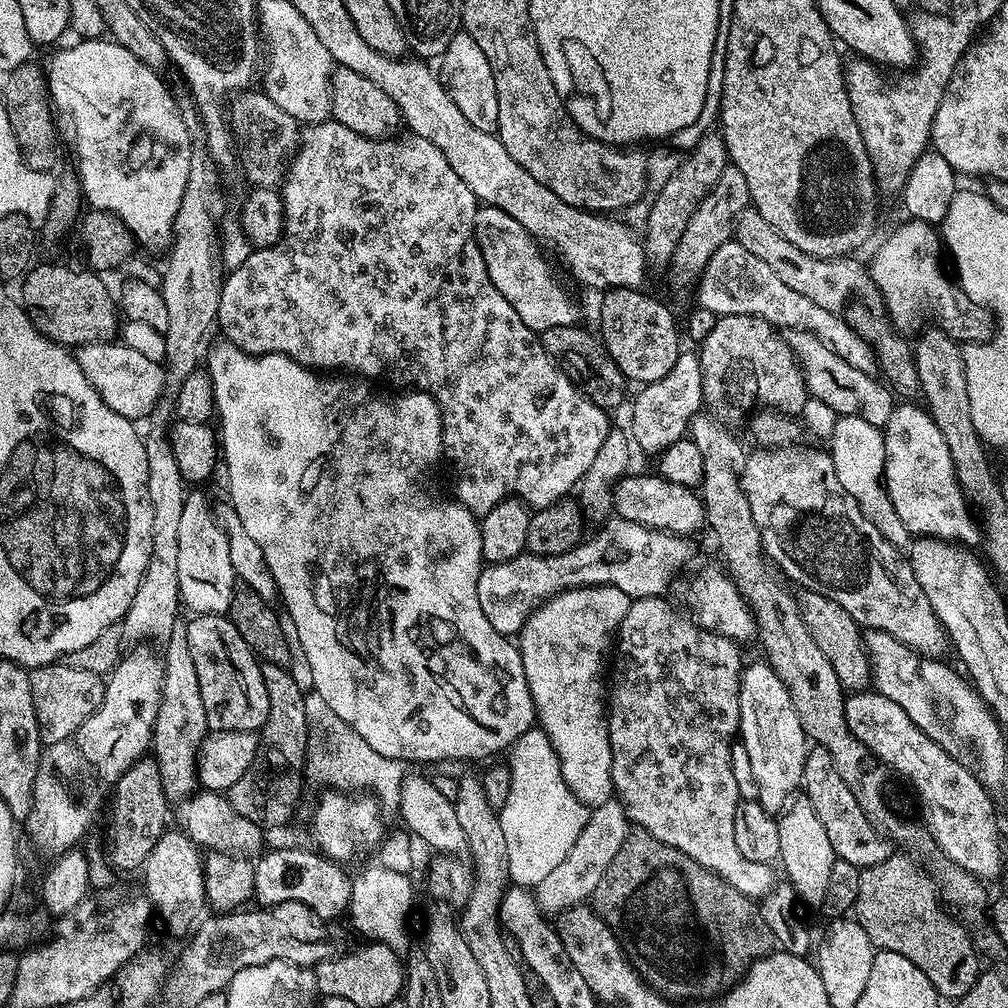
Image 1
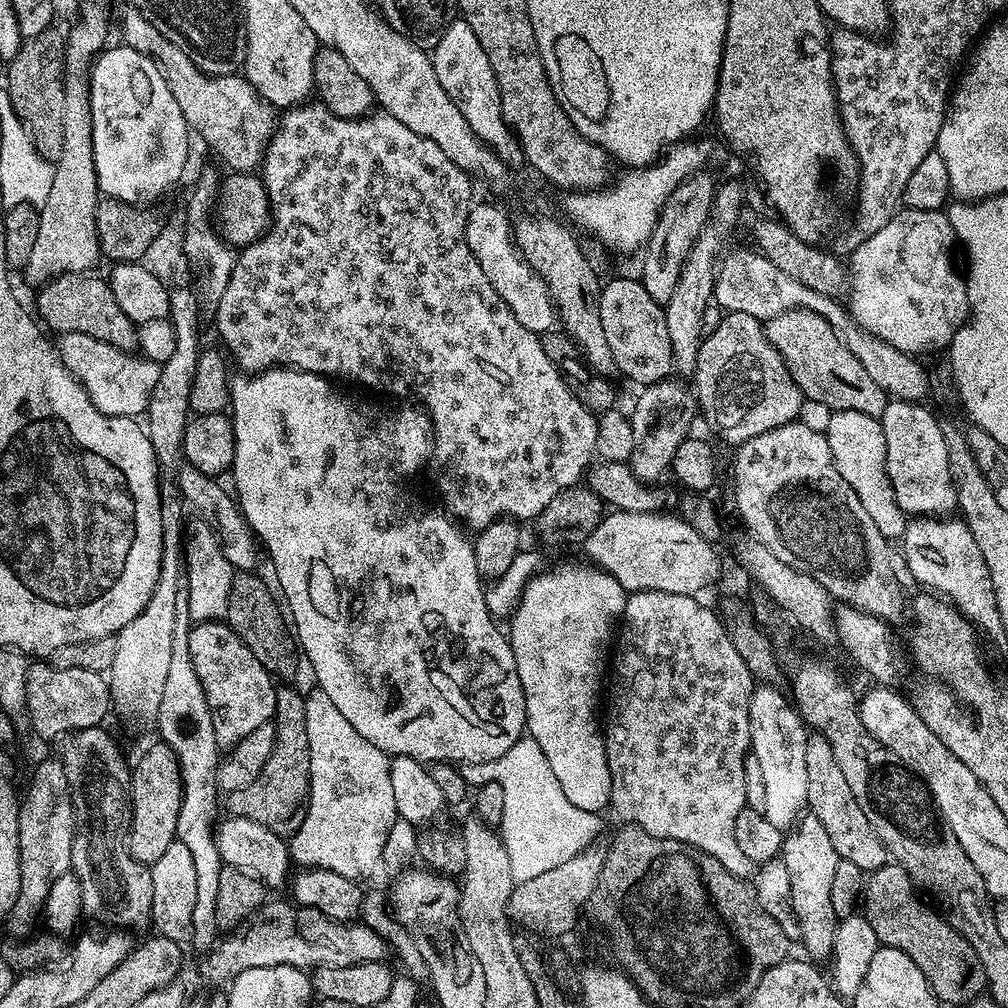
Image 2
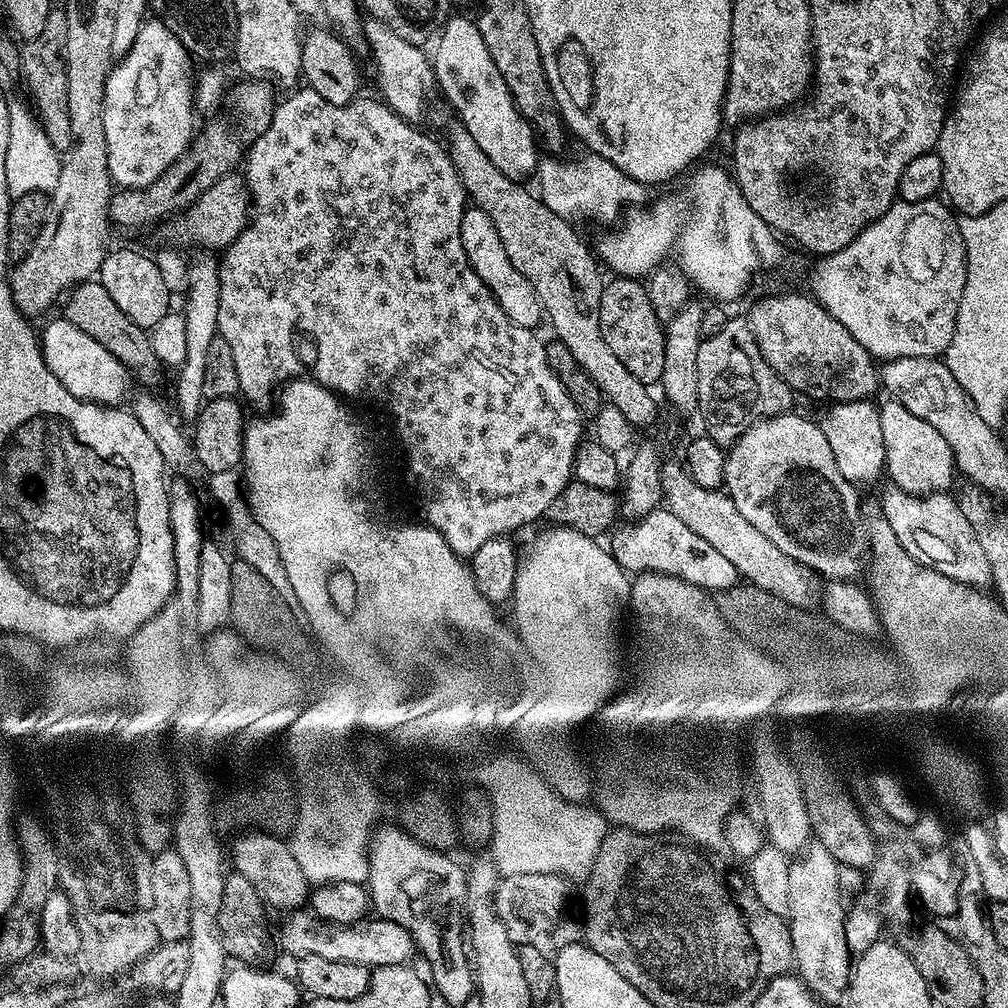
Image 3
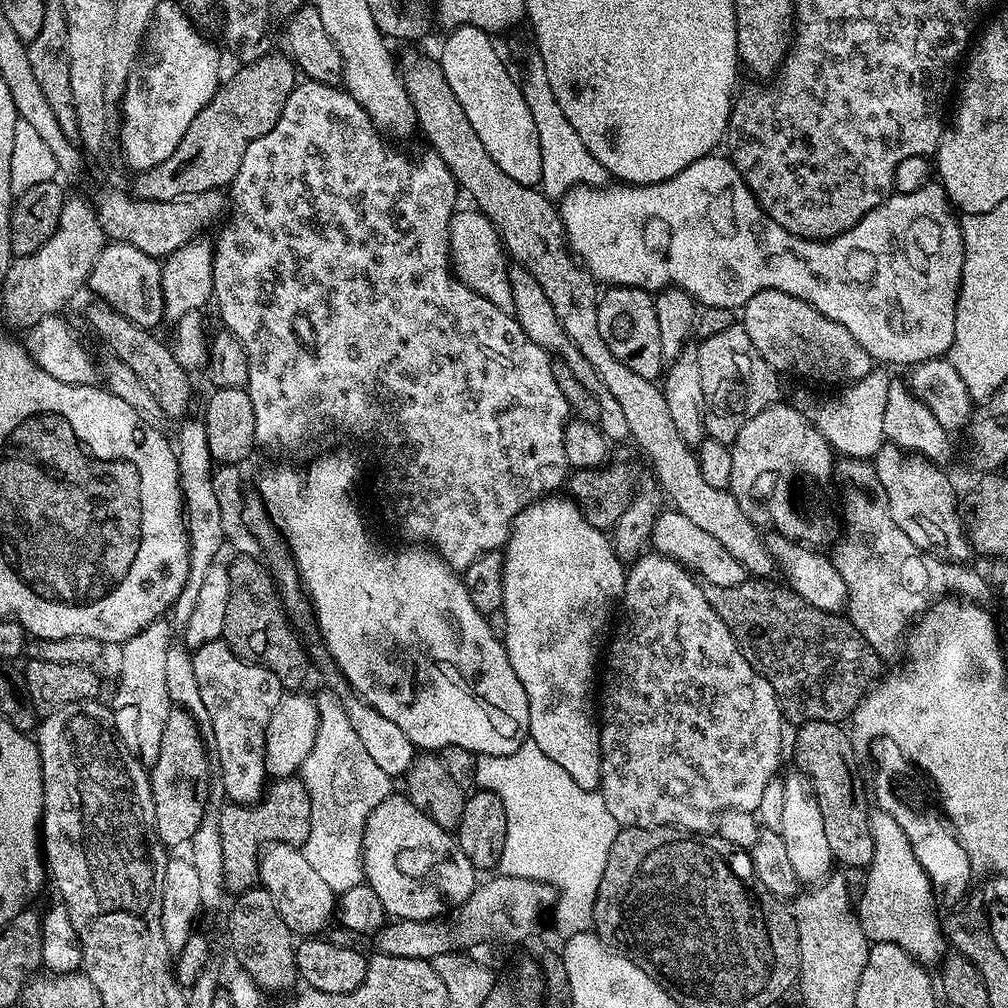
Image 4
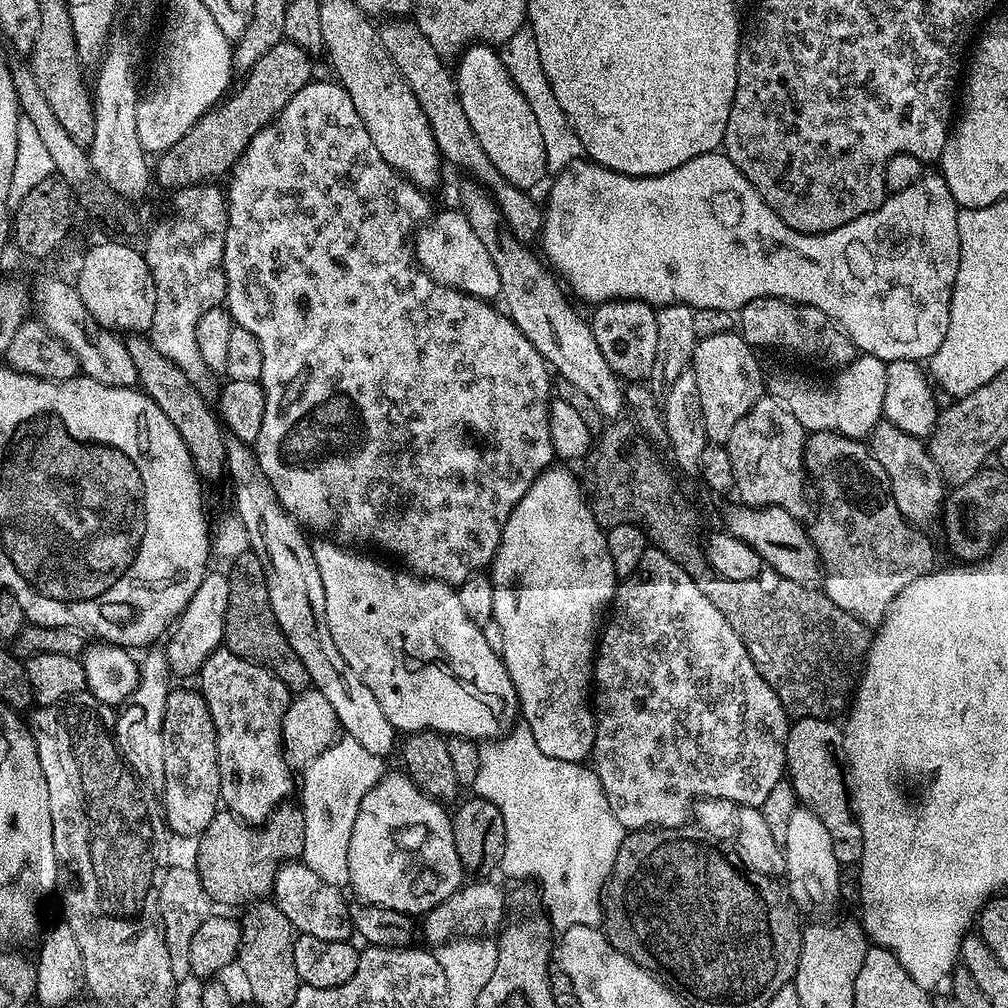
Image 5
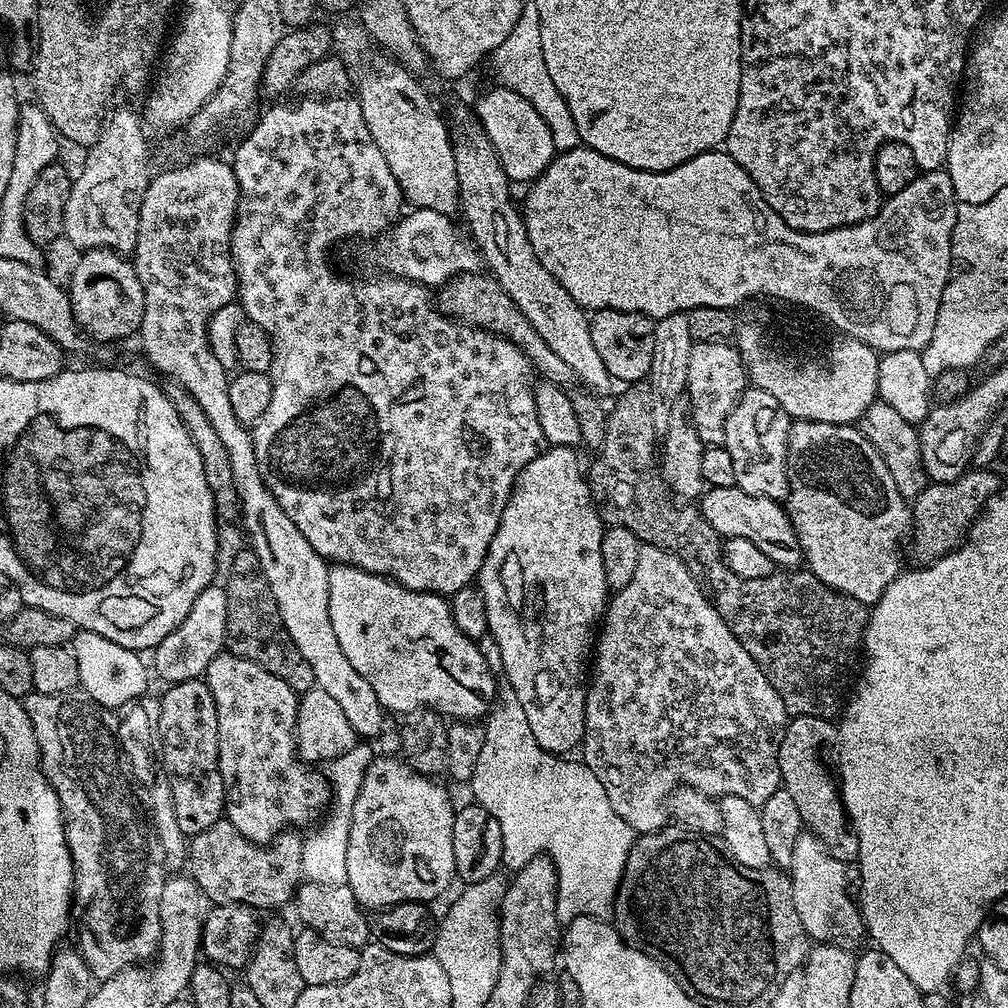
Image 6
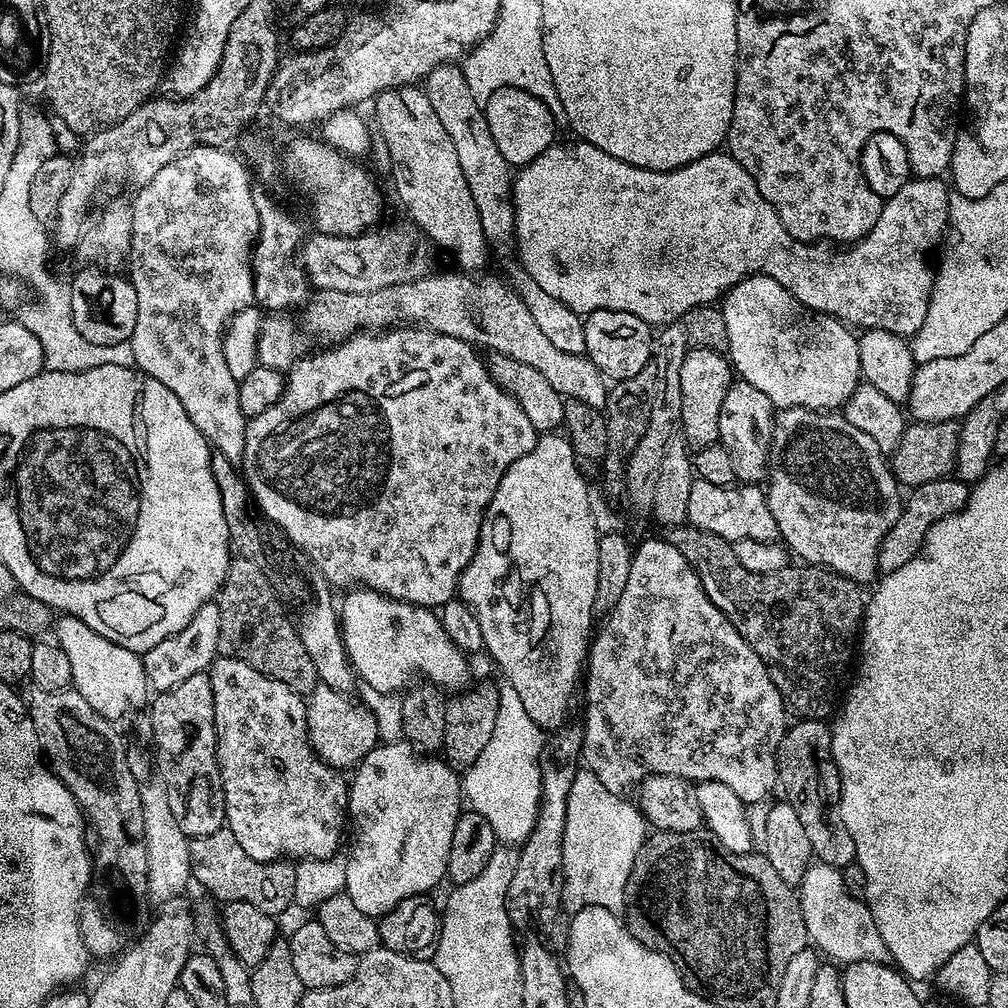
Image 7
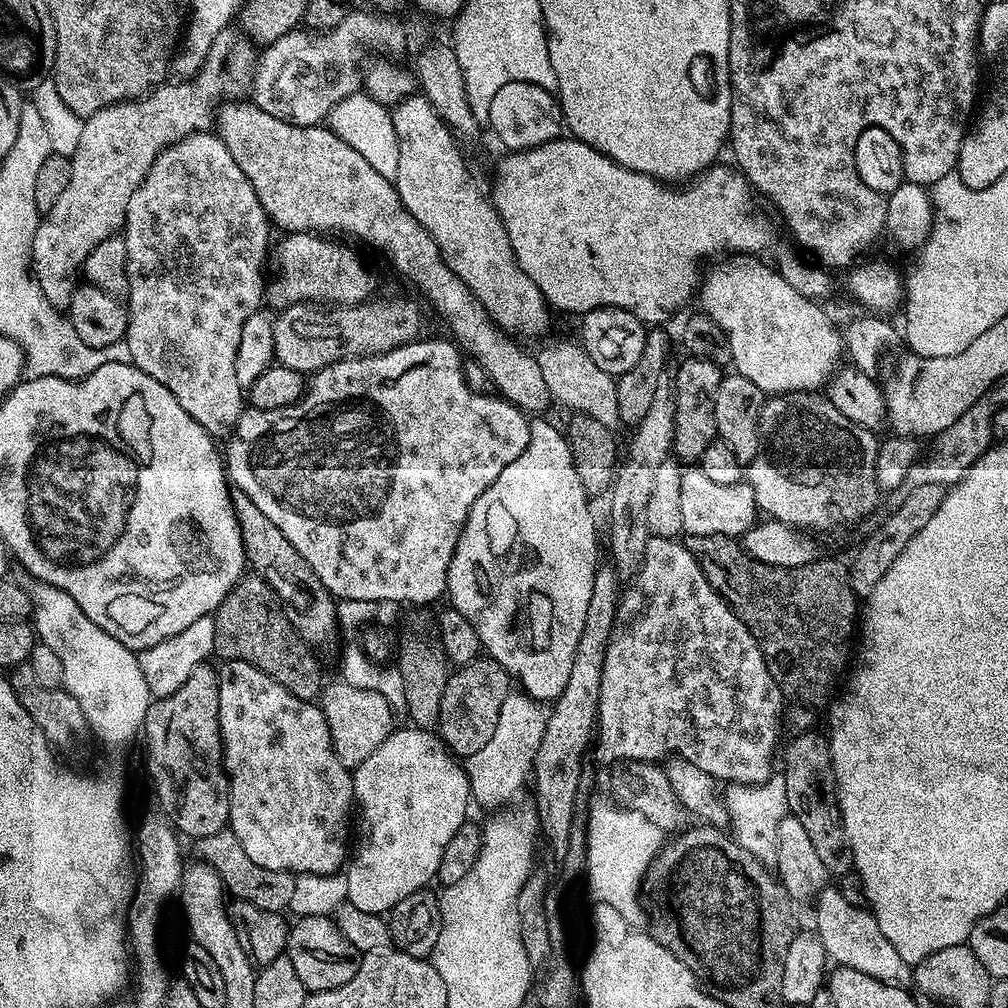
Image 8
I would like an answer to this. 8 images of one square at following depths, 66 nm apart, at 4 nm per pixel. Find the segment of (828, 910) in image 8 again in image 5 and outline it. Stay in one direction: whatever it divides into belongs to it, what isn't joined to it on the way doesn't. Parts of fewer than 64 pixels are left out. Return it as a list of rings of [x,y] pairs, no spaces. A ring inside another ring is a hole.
[[[797,806],[786,824],[782,841],[785,854],[785,870],[788,892],[804,908],[832,908],[840,900],[840,869],[842,865],[834,858],[830,846],[830,834],[822,822],[808,808]]]

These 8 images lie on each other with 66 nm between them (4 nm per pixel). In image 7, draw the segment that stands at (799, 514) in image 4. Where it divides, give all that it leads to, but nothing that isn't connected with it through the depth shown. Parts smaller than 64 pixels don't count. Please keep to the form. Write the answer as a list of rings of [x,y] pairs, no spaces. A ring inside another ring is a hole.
[[[737,379],[726,390],[726,398],[722,398],[722,414],[718,414],[719,443],[723,444],[734,462],[737,481],[759,485],[767,477],[773,419],[774,406],[758,386],[750,386],[750,382]]]

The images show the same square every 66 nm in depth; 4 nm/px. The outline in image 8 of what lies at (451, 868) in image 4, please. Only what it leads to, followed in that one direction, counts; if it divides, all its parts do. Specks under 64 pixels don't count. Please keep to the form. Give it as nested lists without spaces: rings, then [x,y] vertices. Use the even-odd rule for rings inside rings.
[[[415,726],[407,727],[408,728],[400,729],[399,727],[395,729],[387,736],[386,741],[382,742],[382,746],[374,751],[373,754],[370,754],[369,758],[366,758],[366,760],[360,763],[352,772],[352,793],[357,814],[358,840],[356,842],[355,839],[354,855],[351,857],[350,863],[346,868],[346,875],[349,882],[347,903],[358,906],[358,910],[366,910],[366,914],[374,914],[375,916],[391,912],[395,904],[402,902],[402,898],[414,894],[429,883],[427,881],[428,879],[431,881],[433,877],[435,877],[438,866],[441,865],[442,854],[445,853],[446,846],[449,845],[450,840],[454,834],[457,833],[458,828],[466,822],[468,804],[470,805],[472,800],[467,769],[455,758],[454,754],[448,750],[440,736],[435,731],[429,729]]]

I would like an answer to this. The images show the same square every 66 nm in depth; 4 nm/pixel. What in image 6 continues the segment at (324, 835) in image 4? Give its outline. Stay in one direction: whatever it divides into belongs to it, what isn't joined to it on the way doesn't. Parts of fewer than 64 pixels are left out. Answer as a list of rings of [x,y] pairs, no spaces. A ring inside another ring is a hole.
[[[364,742],[357,743],[338,758],[329,761],[326,768],[328,783],[332,786],[332,798],[321,822],[303,841],[302,872],[305,881],[320,885],[340,885],[347,883],[346,846],[349,844],[349,826],[352,810],[362,786],[365,770],[374,759],[371,747]]]

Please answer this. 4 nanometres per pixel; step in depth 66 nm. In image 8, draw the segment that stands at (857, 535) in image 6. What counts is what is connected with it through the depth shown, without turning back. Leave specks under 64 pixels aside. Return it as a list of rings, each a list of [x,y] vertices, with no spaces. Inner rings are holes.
[[[819,391],[769,395],[760,407],[759,430],[762,447],[747,465],[746,483],[754,490],[756,507],[765,517],[808,534],[836,532],[866,519],[882,504],[882,489],[876,480],[880,449],[877,433],[850,422],[838,406],[828,401],[827,395]]]

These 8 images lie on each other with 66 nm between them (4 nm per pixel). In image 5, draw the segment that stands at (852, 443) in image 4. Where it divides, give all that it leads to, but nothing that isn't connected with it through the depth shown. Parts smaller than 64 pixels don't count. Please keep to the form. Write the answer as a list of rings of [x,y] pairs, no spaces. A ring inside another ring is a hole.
[[[860,354],[847,368],[835,373],[836,392],[808,376],[776,376],[773,380],[771,377],[766,388],[771,399],[790,410],[809,433],[837,432],[851,440],[864,440],[871,437],[884,415],[887,369],[885,361]]]

